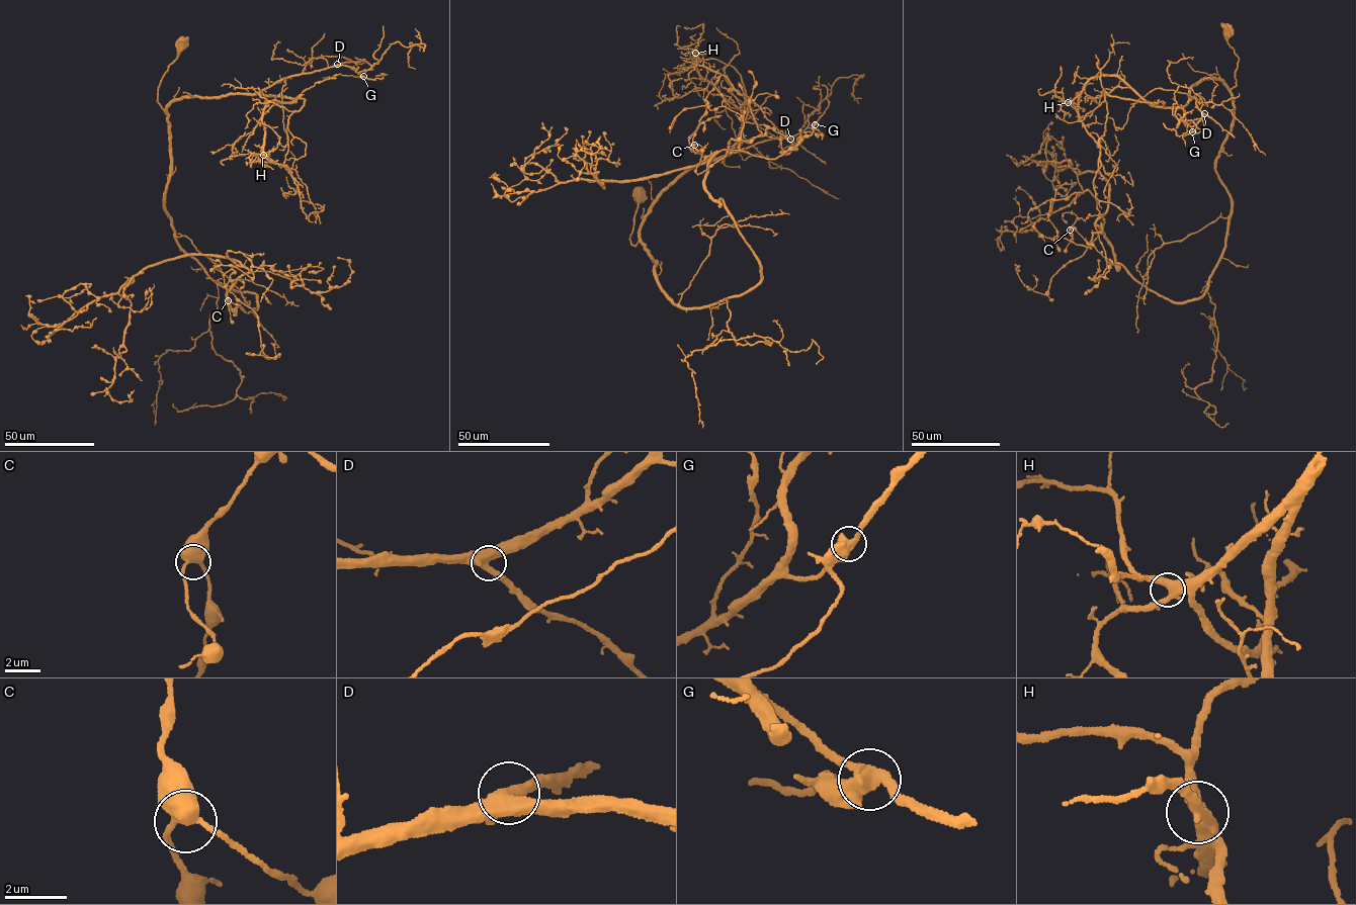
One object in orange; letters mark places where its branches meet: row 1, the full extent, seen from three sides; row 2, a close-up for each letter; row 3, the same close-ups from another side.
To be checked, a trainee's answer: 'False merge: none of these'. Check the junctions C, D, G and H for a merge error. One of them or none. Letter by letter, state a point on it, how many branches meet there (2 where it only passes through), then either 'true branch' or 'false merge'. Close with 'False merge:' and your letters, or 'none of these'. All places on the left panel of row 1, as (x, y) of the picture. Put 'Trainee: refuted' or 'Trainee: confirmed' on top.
Trainee: refuted
C: at (228, 300); 3 branches meet; true branch
D: at (337, 64); 3 branches meet; true branch
G: at (363, 76); 3 branches meet; false merge
H: at (263, 155); 3 branches meet; true branch
False merge: G

